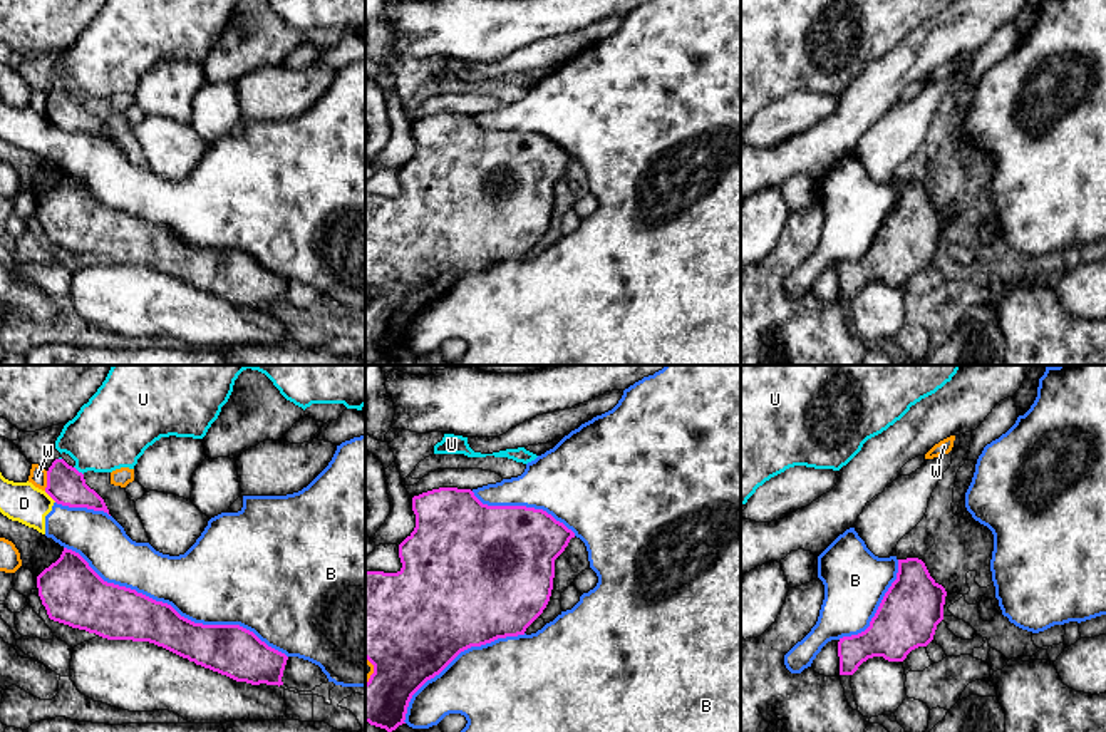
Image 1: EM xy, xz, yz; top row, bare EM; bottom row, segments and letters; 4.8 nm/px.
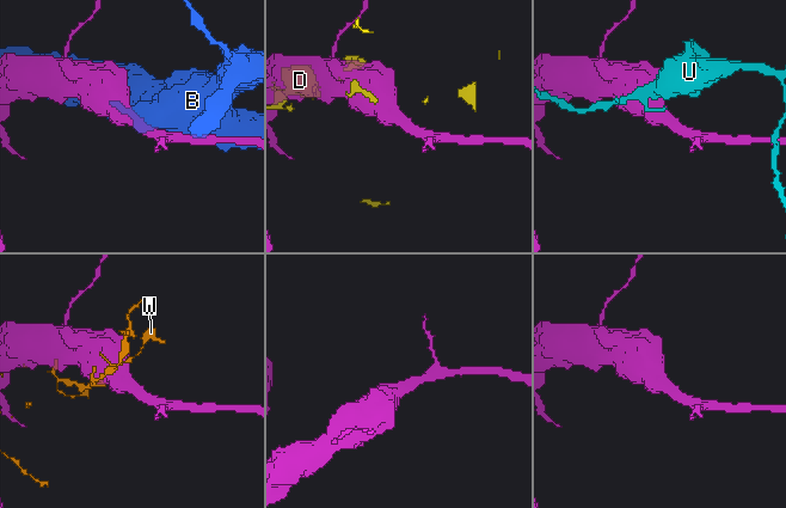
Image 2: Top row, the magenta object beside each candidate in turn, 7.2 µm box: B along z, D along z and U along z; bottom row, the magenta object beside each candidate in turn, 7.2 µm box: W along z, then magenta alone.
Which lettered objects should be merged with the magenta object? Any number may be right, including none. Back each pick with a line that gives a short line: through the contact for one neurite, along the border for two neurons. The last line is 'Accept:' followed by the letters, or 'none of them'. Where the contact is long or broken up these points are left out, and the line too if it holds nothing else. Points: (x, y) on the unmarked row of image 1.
Accept: none of them

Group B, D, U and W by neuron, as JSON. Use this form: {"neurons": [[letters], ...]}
{"neurons": [["B", "D"], ["U"], ["W"]]}

